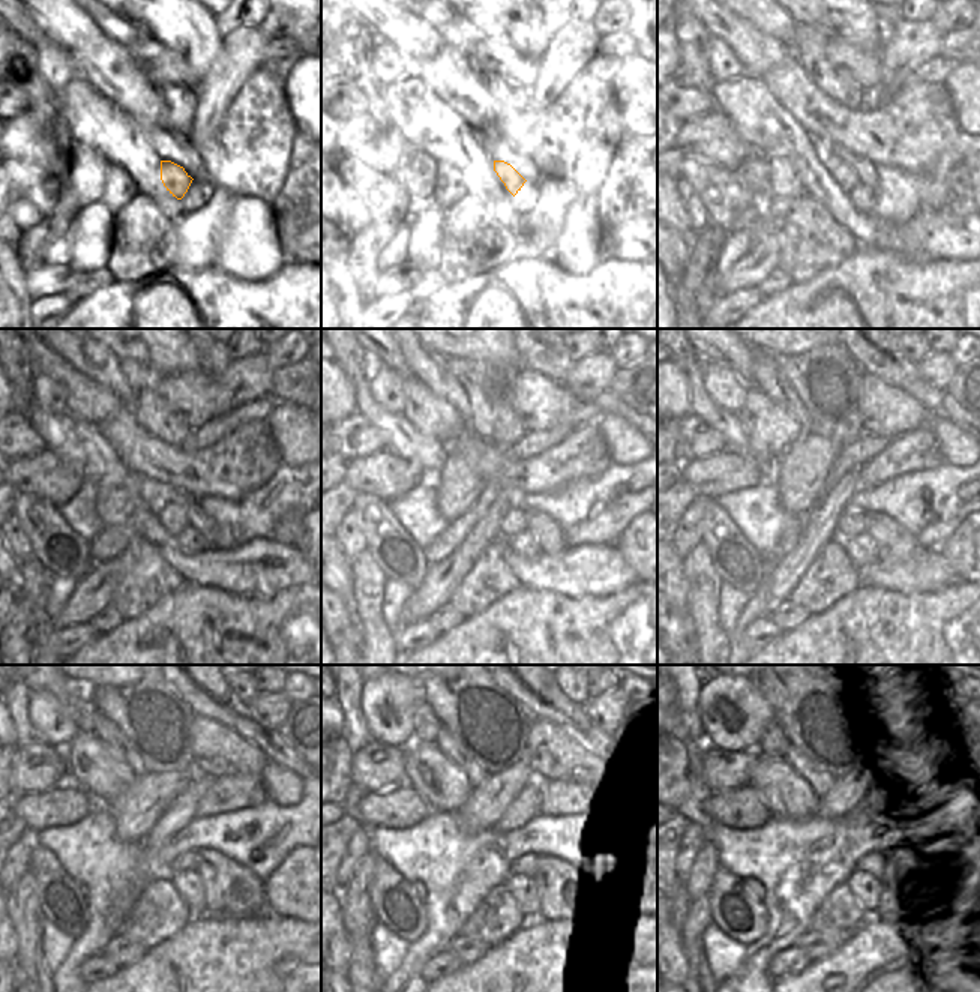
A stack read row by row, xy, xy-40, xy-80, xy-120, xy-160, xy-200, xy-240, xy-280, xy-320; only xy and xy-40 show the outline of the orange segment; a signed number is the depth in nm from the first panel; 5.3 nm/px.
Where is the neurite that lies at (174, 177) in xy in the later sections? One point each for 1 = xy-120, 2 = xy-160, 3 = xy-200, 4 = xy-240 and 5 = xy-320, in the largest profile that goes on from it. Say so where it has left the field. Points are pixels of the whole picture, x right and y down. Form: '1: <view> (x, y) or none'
1: xy-120 (173, 515)
2: xy-160 (514, 521)
3: xy-200 (853, 523)
4: xy-240 (188, 860)
5: xy-320 (869, 862)

